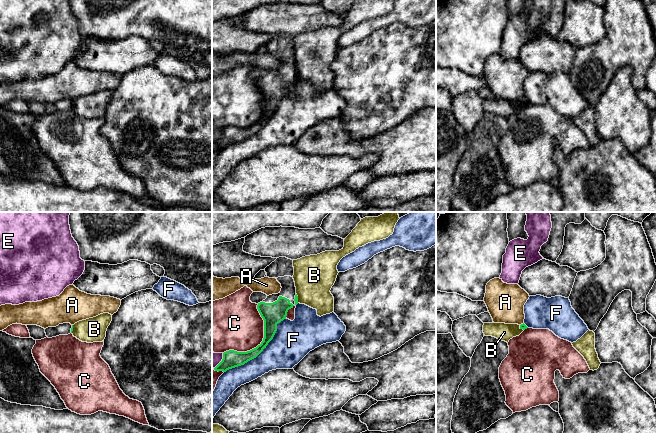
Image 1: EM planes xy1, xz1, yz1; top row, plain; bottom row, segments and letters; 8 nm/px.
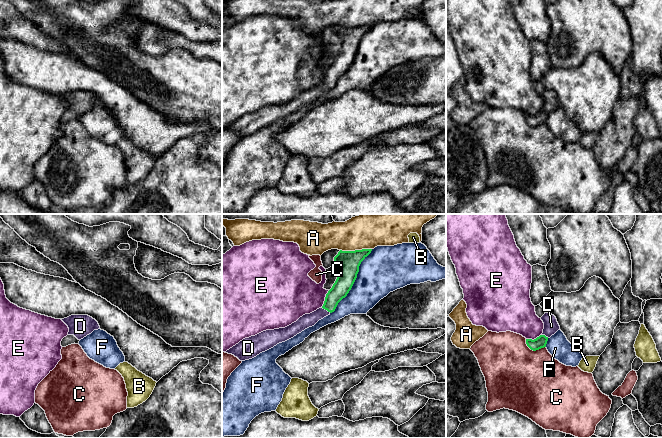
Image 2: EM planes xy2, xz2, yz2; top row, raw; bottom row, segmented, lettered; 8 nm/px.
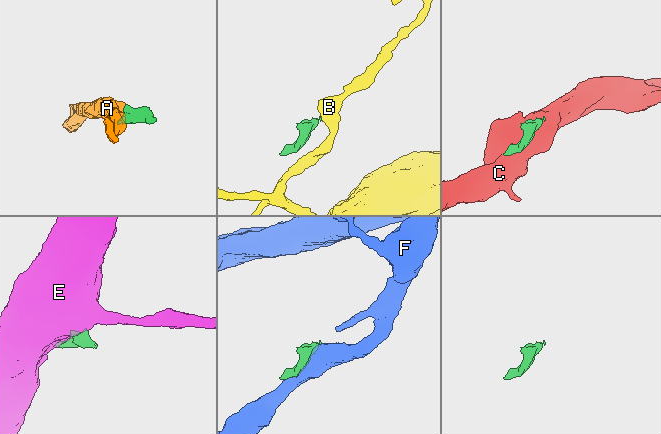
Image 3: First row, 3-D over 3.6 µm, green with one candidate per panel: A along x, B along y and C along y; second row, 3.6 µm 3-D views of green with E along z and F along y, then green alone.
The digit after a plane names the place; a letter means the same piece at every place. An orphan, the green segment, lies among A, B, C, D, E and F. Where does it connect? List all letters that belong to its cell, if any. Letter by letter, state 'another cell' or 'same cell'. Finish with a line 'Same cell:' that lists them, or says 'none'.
A: another cell
B: another cell
C: another cell
D: same cell
E: another cell
F: another cell
Same cell: D

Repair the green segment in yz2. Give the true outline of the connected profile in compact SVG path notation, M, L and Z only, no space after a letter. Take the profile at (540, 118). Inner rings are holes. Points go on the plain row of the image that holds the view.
M545 89L541 93L541 96L544 99L543 109L534 116L526 115L527 122L533 127L546 123L548 115L560 106L560 102L554 91Z

